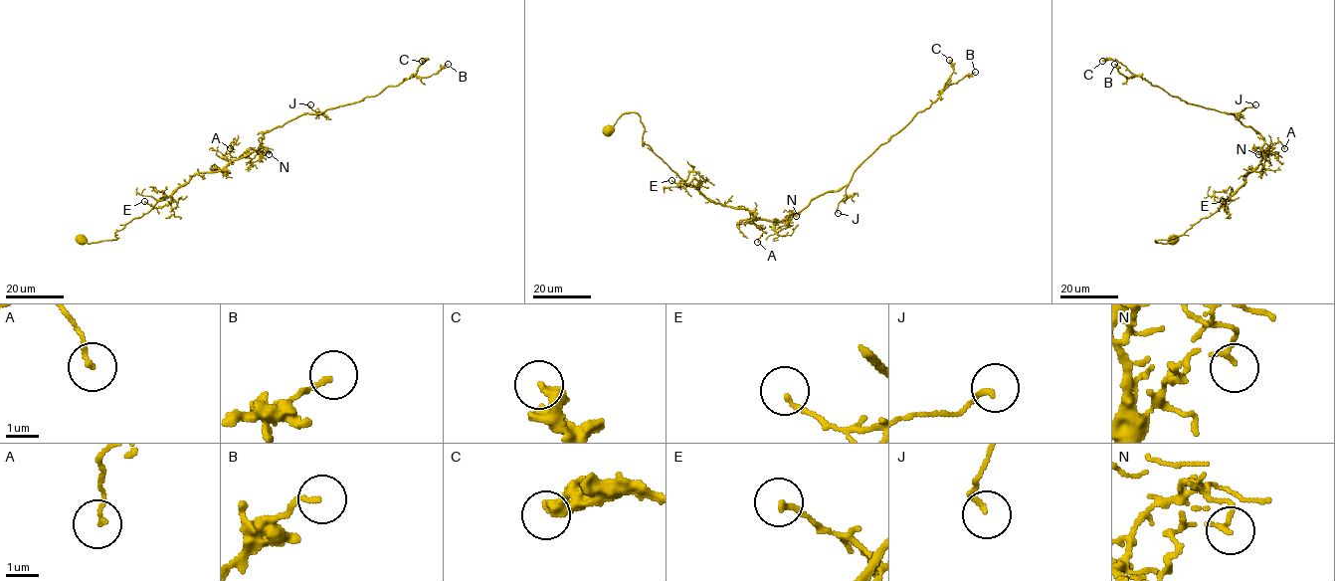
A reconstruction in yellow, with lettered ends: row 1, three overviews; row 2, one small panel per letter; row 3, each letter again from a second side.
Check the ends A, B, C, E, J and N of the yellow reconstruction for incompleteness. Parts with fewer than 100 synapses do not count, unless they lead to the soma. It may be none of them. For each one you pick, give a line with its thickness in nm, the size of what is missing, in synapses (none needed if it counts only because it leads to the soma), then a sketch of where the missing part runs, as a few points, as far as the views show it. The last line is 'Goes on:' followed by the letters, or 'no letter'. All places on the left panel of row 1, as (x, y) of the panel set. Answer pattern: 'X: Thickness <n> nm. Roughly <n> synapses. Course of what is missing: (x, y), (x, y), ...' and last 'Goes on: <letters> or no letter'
Goes on: no letter

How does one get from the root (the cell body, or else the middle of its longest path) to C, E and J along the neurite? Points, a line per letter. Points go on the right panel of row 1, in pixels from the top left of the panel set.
C: (1173, 240), (1155, 241), (1214, 213), (1261, 160), (1263, 138), (1234, 113), (1188, 103), (1102, 61)
E: (1173, 240), (1155, 241), (1181, 236), (1231, 196), (1222, 204), (1226, 207), (1223, 201)
J: (1173, 240), (1155, 241), (1181, 236), (1214, 213), (1261, 160), (1263, 138), (1229, 113), (1255, 104)

